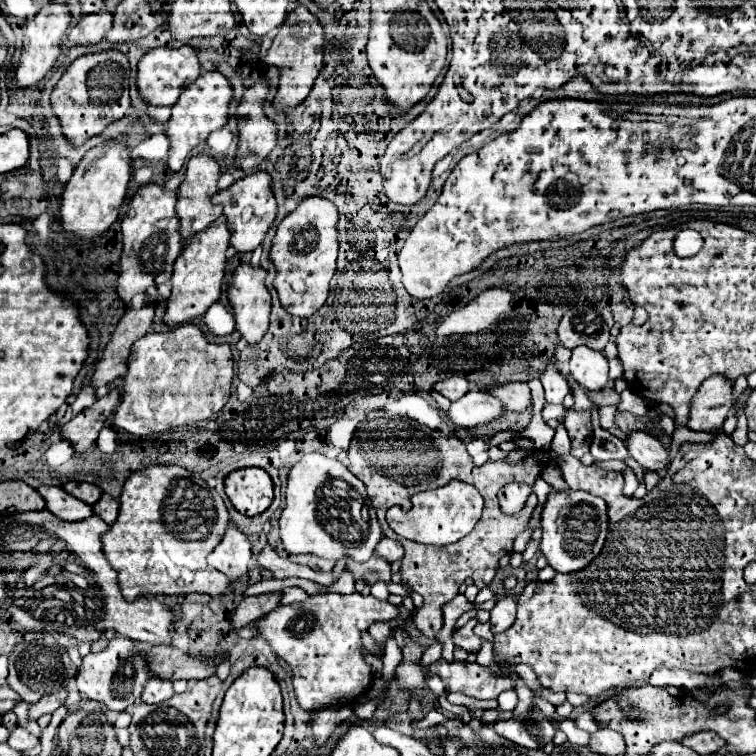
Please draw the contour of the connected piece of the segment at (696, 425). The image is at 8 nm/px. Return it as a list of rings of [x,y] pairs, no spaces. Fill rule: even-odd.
[[[723,376],[707,378],[691,398],[687,428],[693,432],[705,432],[723,426],[733,404],[731,390],[733,382],[725,380]]]

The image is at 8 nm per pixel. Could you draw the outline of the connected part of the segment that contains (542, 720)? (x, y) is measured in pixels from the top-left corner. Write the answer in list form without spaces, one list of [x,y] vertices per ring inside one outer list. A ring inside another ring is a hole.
[[[529,712],[525,716],[509,720],[499,720],[493,728],[499,736],[525,748],[545,748],[555,736],[553,722],[537,712]]]

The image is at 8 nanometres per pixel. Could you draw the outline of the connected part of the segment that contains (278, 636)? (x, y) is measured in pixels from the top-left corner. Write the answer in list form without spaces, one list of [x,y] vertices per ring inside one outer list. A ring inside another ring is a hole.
[[[325,592],[325,594],[313,594],[305,602],[293,602],[287,606],[279,606],[267,616],[259,618],[259,636],[263,636],[273,650],[291,666],[293,670],[293,686],[297,700],[303,710],[323,710],[331,706],[353,706],[371,686],[371,666],[365,662],[365,652],[361,646],[361,634],[367,632],[371,624],[379,622],[391,622],[401,616],[401,608],[377,600],[371,594],[363,596],[361,592],[353,594],[339,594],[339,592]]]

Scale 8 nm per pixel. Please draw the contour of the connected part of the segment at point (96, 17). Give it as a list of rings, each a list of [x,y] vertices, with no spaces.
[[[89,14],[81,16],[69,30],[69,44],[71,46],[93,46],[103,40],[103,34],[111,28],[113,16],[111,14]]]

